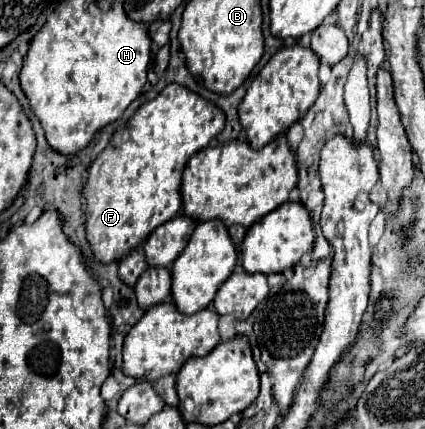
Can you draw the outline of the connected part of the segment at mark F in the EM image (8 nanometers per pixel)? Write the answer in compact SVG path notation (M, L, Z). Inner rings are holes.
M169 84L153 100L141 104L141 108L125 124L125 128L113 136L111 146L93 160L89 180L83 188L89 212L87 240L99 262L107 264L113 260L121 260L129 254L129 250L141 246L157 226L179 214L183 206L181 180L185 164L195 152L209 146L211 140L223 130L223 126L225 112L181 84Z

